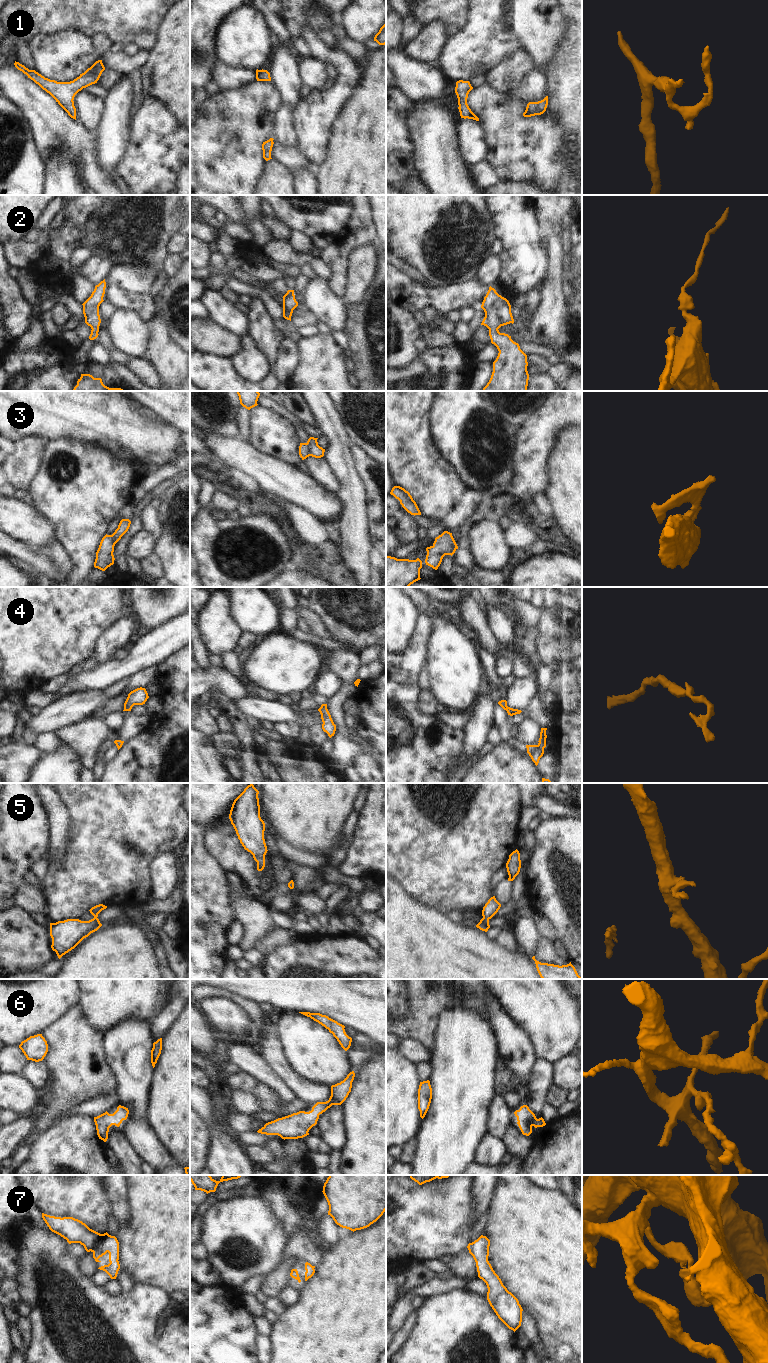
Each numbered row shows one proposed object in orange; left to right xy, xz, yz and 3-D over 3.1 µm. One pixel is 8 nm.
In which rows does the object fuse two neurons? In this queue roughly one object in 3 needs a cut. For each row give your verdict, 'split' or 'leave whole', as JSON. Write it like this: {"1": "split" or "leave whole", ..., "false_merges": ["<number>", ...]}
{"1": "leave whole", "2": "leave whole", "3": "split", "4": "leave whole", "5": "leave whole", "6": "leave whole", "7": "leave whole", "false_merges": ["3"]}

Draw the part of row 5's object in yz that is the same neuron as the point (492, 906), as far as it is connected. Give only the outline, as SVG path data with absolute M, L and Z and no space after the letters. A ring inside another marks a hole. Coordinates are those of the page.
M495 896L491 897L488 902L485 904L482 910L483 918L476 925L482 931L487 932L490 928L489 920L498 912L501 904L496 900Z

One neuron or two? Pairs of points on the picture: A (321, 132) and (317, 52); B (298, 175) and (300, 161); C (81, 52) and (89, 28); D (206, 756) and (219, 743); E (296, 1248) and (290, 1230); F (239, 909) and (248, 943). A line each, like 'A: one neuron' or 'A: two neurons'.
A: one neuron
B: two neurons
C: two neurons
D: two neurons
E: two neurons
F: one neuron

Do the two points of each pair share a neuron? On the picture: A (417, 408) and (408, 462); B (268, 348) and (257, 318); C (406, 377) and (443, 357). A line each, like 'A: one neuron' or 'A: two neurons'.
A: one neuron
B: one neuron
C: one neuron

